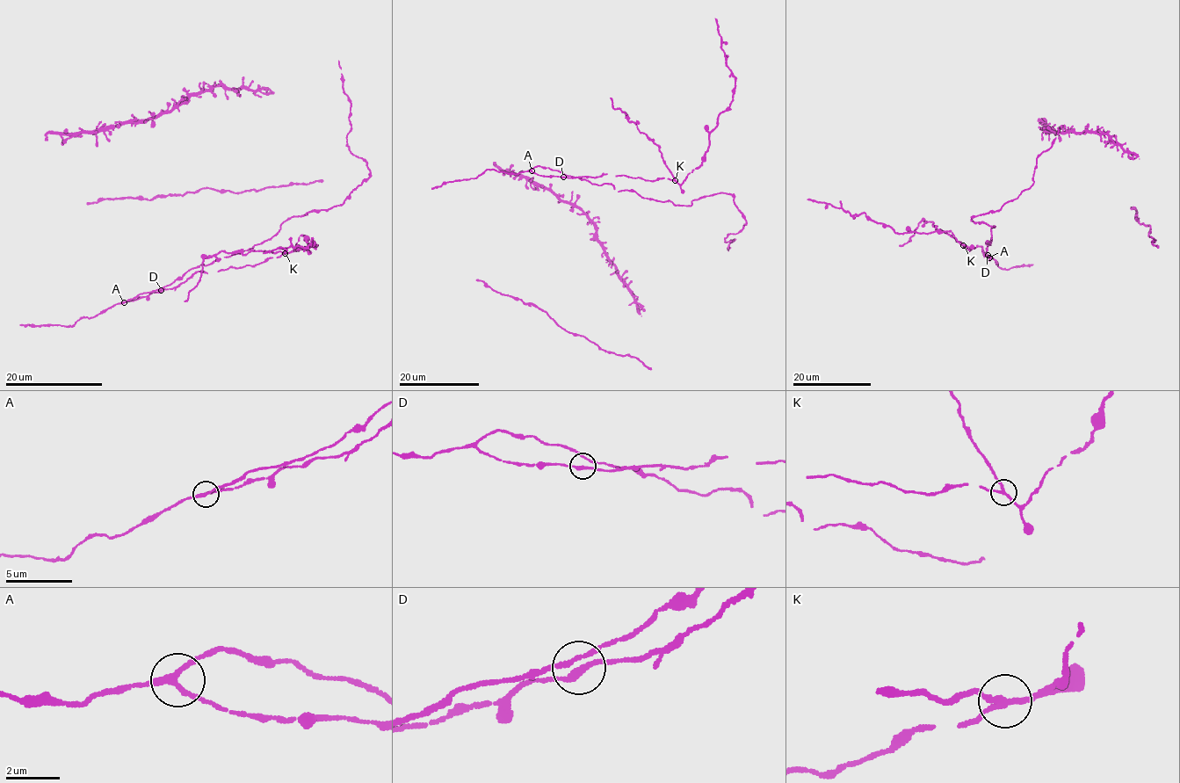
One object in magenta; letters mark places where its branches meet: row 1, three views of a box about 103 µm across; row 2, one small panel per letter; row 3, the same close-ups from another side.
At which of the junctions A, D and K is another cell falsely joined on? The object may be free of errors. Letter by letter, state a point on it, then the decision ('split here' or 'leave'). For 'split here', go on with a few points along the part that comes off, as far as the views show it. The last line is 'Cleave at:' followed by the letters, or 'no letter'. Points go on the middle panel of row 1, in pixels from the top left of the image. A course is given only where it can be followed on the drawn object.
A: place (532, 170); leave
D: place (563, 177); leave
K: place (675, 180); split here; course (675, 180), (659, 147), (630, 121), (626, 113), (613, 107), (610, 98)
Cleave at: K

